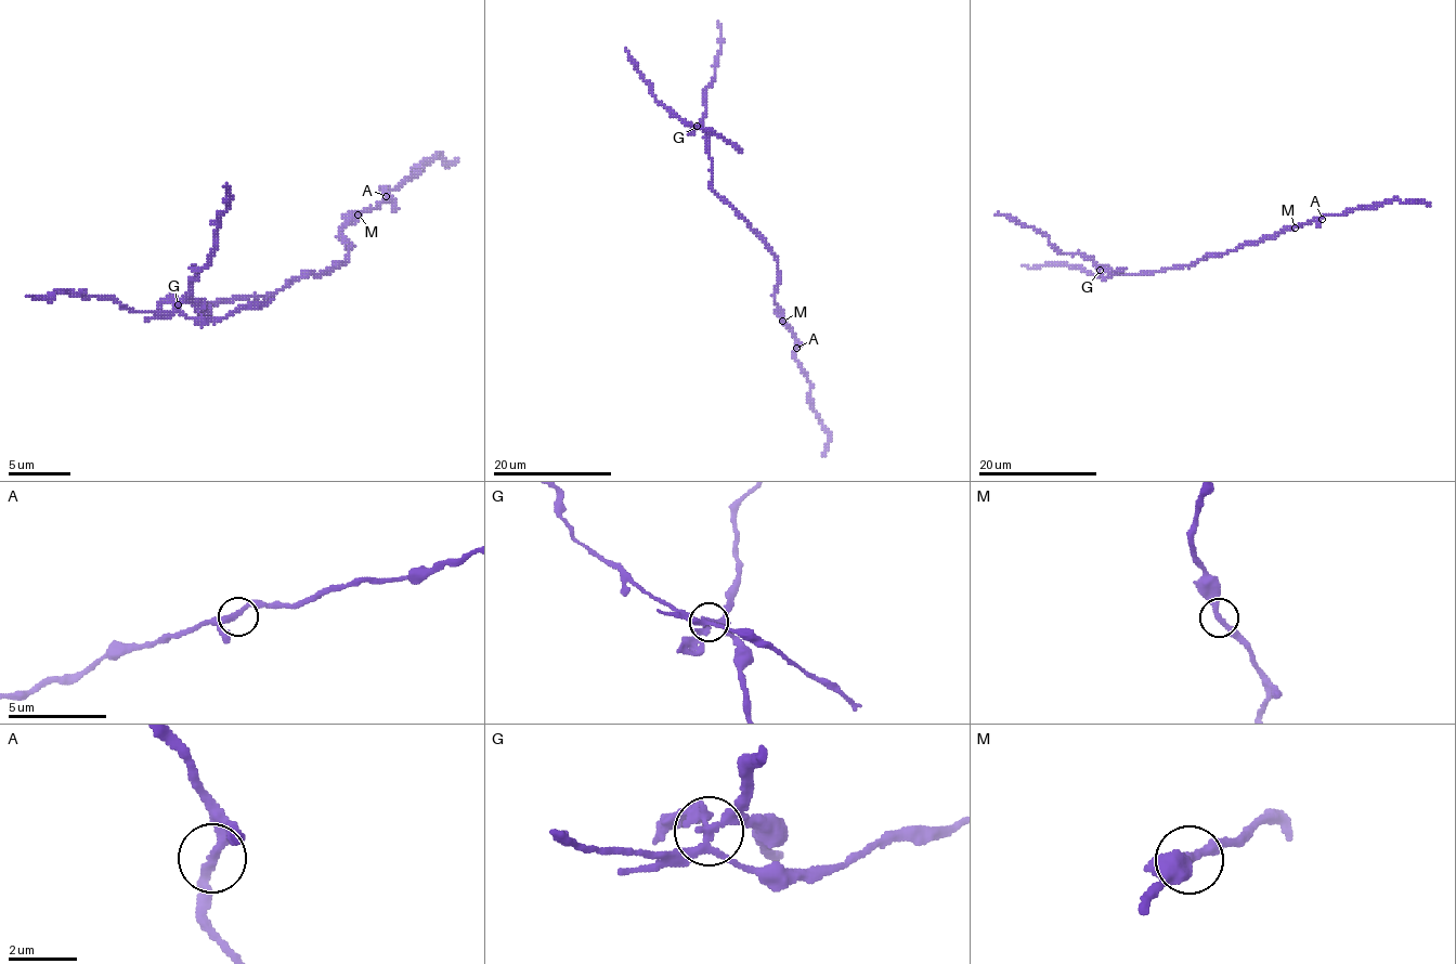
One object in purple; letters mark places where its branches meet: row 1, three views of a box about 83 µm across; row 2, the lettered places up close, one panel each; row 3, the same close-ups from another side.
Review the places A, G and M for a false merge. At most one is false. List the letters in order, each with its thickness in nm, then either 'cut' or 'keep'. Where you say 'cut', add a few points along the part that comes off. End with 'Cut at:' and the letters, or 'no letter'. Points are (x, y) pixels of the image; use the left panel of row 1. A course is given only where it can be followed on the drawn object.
A: 280 nm thick; keep
G: 280 nm thick; cut; foreign part runs (177, 305), (170, 312), (139, 312), (82, 292), (51, 292), (39, 299), (26, 296)
M: 280 nm thick; keep
Cut at: G

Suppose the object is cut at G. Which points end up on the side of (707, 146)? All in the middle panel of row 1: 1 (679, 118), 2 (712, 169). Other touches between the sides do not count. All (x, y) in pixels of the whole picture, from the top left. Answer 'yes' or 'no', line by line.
1: no
2: yes

